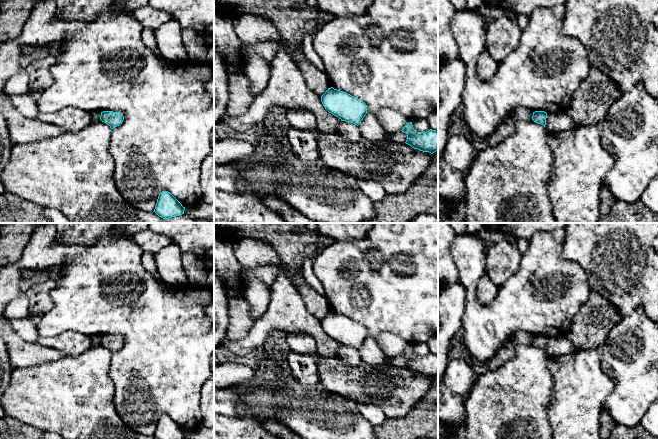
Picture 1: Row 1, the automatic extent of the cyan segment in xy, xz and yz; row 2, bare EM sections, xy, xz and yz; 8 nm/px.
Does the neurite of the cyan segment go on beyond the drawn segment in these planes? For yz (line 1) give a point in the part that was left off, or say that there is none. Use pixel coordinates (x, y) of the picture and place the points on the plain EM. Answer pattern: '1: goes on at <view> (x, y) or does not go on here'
1: does not go on here

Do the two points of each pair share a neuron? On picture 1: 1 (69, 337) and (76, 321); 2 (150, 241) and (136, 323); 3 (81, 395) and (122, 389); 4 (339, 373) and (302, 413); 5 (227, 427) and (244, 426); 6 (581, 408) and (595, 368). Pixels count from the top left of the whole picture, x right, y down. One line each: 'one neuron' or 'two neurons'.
1: two neurons
2: two neurons
3: two neurons
4: two neurons
5: one neuron
6: one neuron

